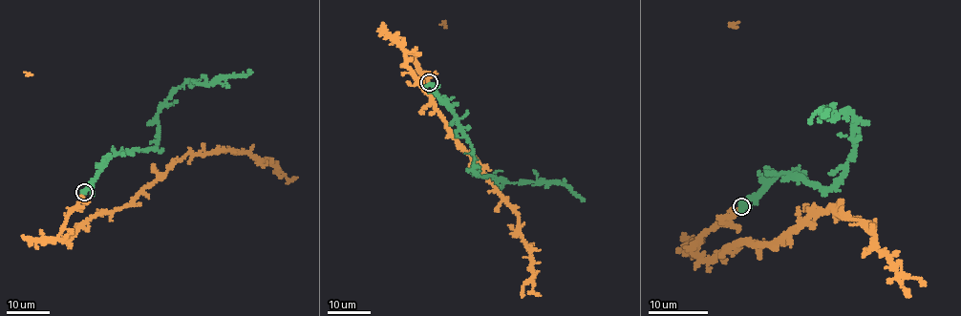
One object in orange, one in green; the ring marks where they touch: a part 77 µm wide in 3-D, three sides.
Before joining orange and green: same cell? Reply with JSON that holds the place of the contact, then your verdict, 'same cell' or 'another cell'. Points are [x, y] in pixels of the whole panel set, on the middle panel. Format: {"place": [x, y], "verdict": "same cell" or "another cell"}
{"place": [429, 82], "verdict": "same cell"}

